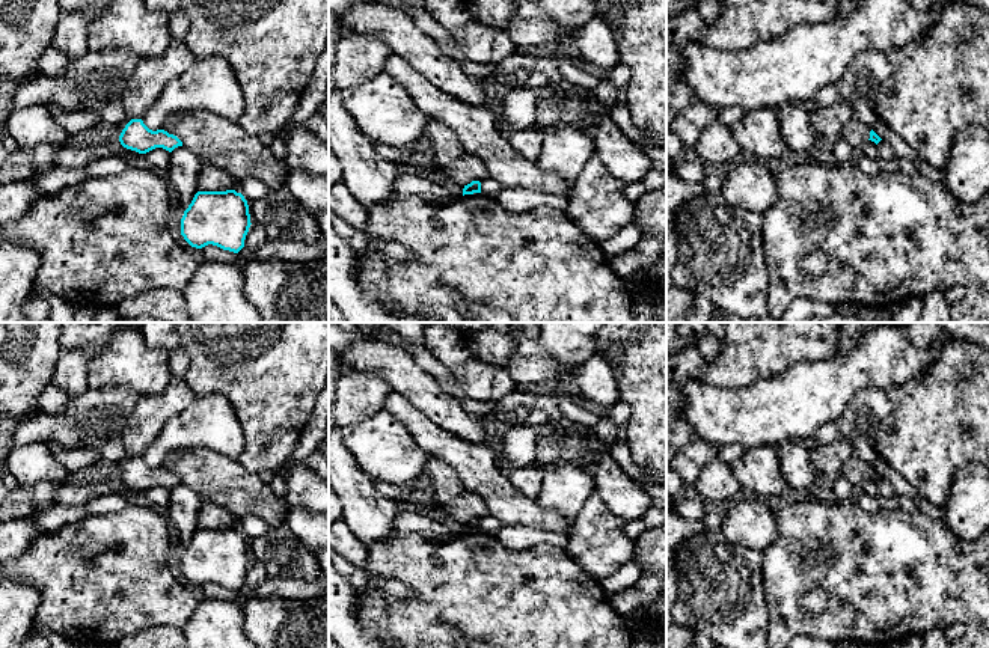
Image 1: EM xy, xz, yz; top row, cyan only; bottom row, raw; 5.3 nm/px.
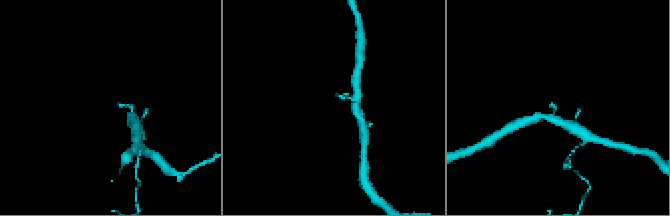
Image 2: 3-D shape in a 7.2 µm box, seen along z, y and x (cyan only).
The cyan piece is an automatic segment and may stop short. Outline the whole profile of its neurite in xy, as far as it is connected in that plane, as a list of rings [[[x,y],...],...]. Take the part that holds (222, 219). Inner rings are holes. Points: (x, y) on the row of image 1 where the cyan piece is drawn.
[[[197,191],[181,219],[181,235],[196,249],[213,244],[238,253],[250,225],[249,205],[241,193]]]

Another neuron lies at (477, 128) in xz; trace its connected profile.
[[[395,53],[387,57],[384,71],[412,95],[428,118],[440,121],[457,134],[466,154],[485,163],[488,178],[502,187],[528,188],[565,199],[571,196],[571,187],[559,176],[541,170],[532,160],[523,160],[511,148],[507,133],[498,127],[488,107],[449,96]]]

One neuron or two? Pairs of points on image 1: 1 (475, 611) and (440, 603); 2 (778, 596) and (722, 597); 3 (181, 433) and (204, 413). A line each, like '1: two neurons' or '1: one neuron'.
1: one neuron
2: two neurons
3: one neuron

